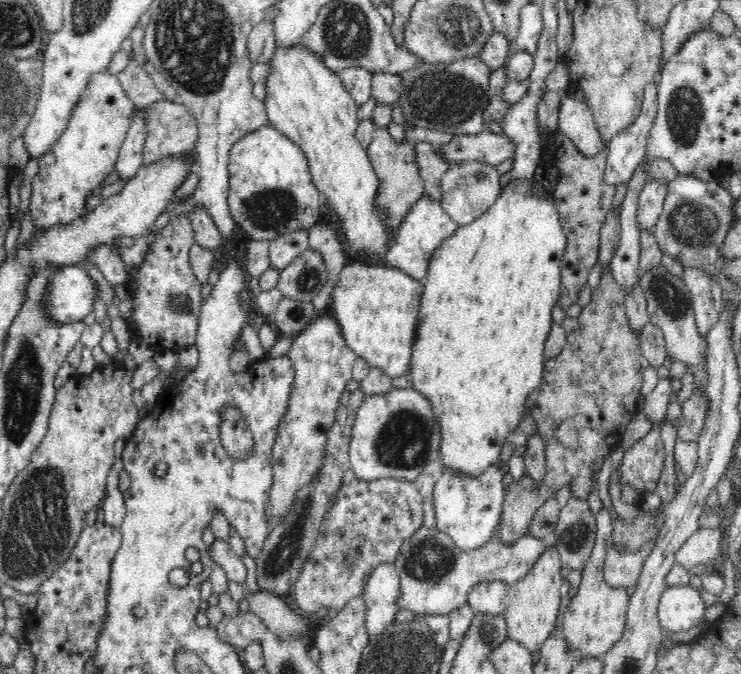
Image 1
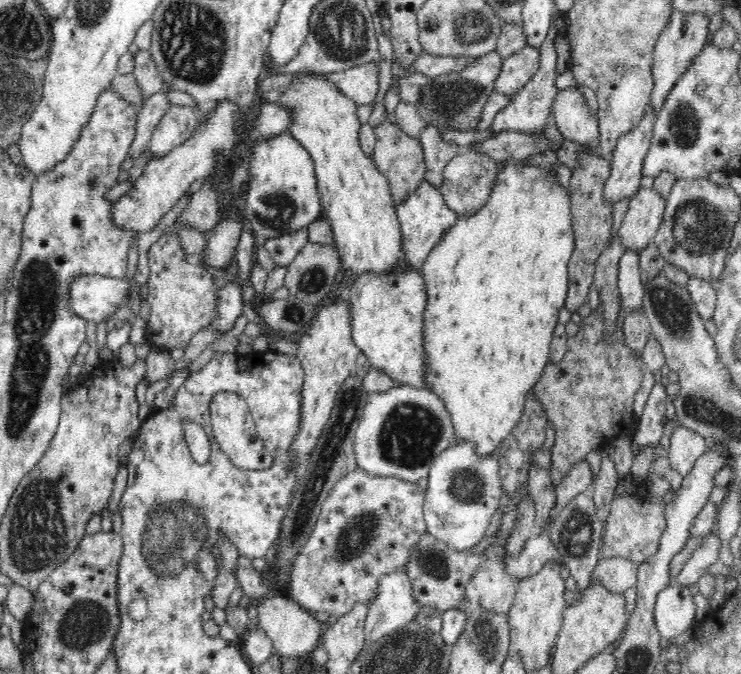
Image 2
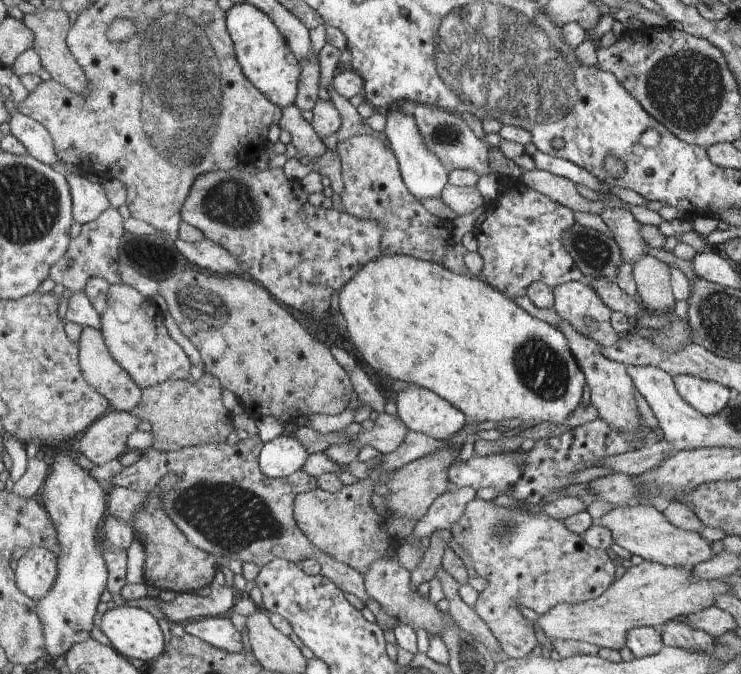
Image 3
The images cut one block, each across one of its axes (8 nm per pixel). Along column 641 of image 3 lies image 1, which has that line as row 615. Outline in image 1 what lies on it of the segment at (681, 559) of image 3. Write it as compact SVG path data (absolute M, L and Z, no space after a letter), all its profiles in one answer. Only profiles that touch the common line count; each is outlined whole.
M556 548L545 550L533 564L533 567L520 580L510 585L512 596L503 612L507 625L507 637L522 647L541 652L541 648L552 637L560 608L560 586L562 585L562 564Z

